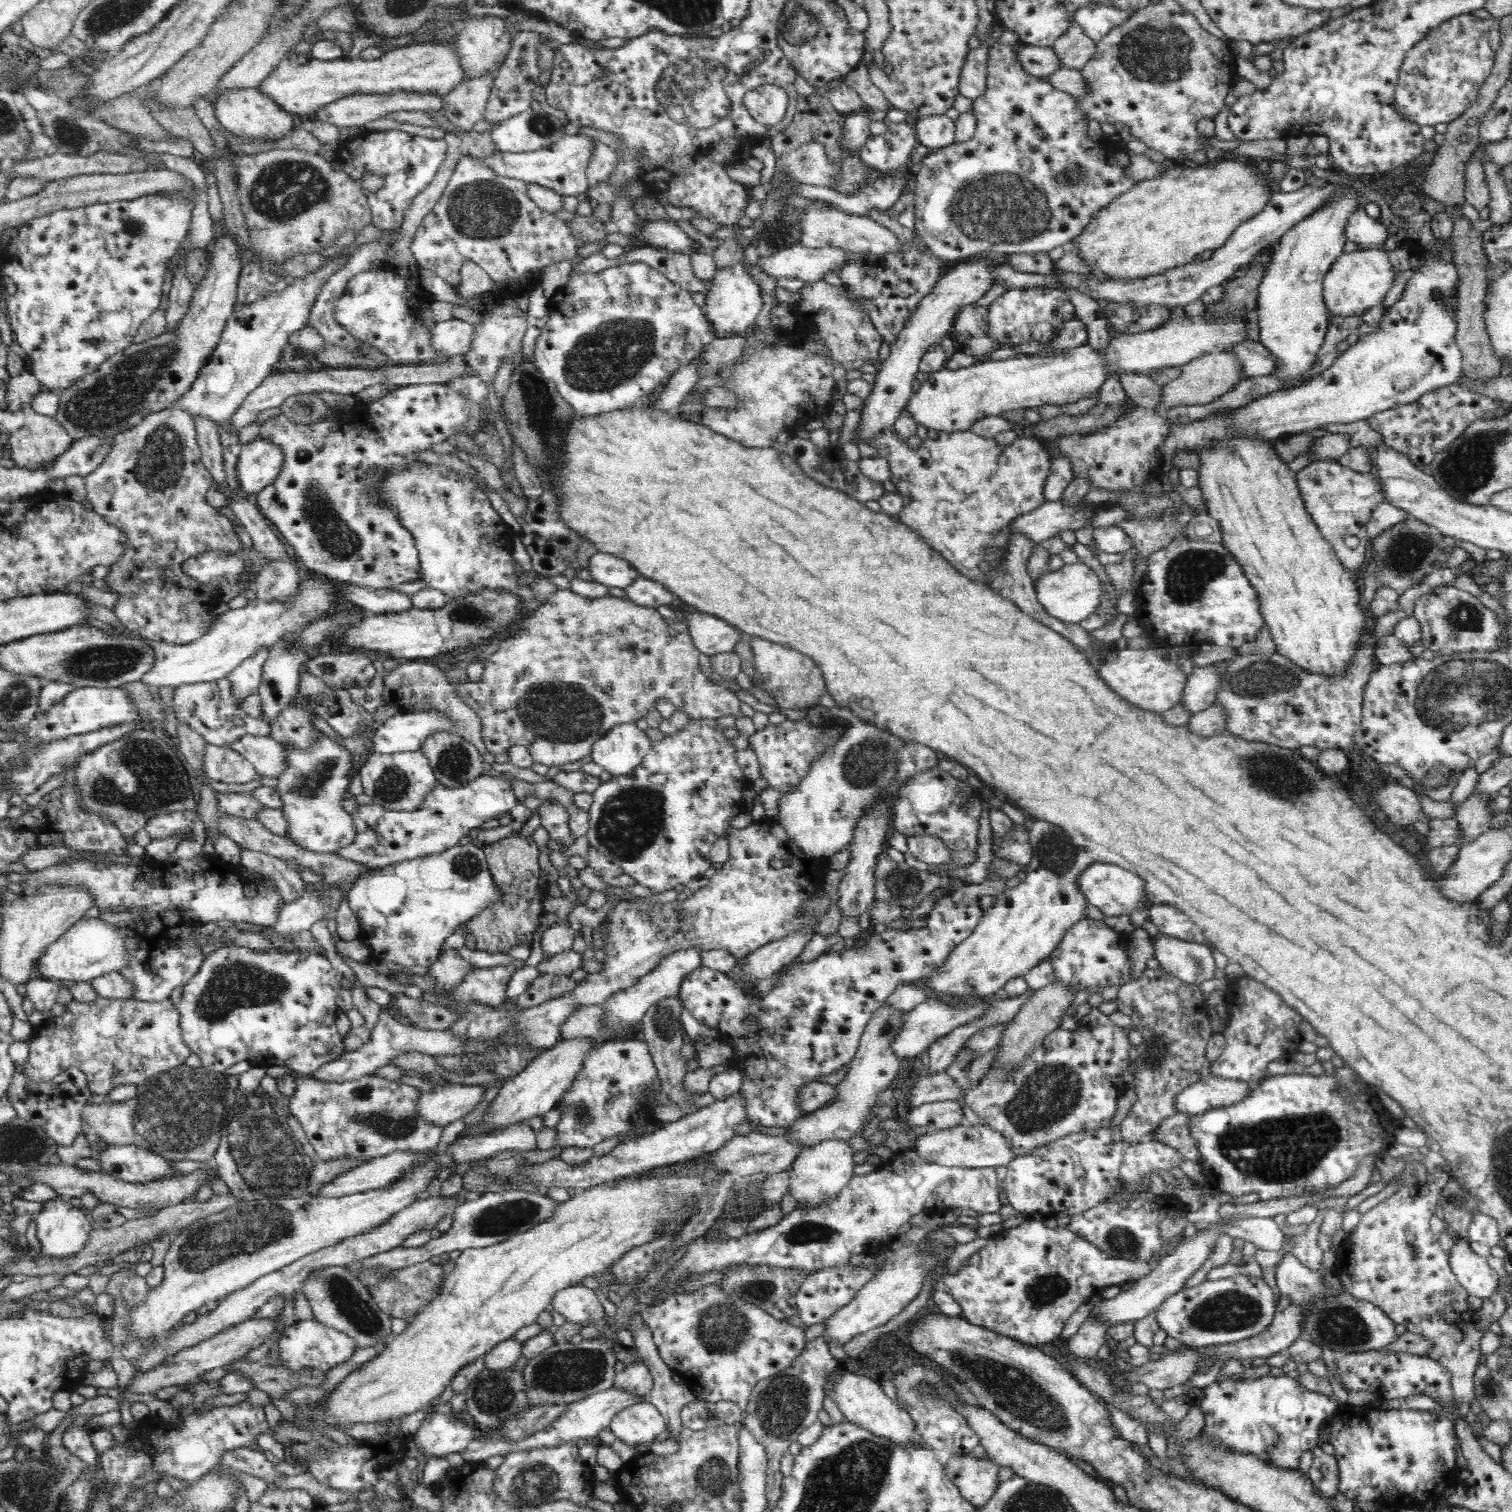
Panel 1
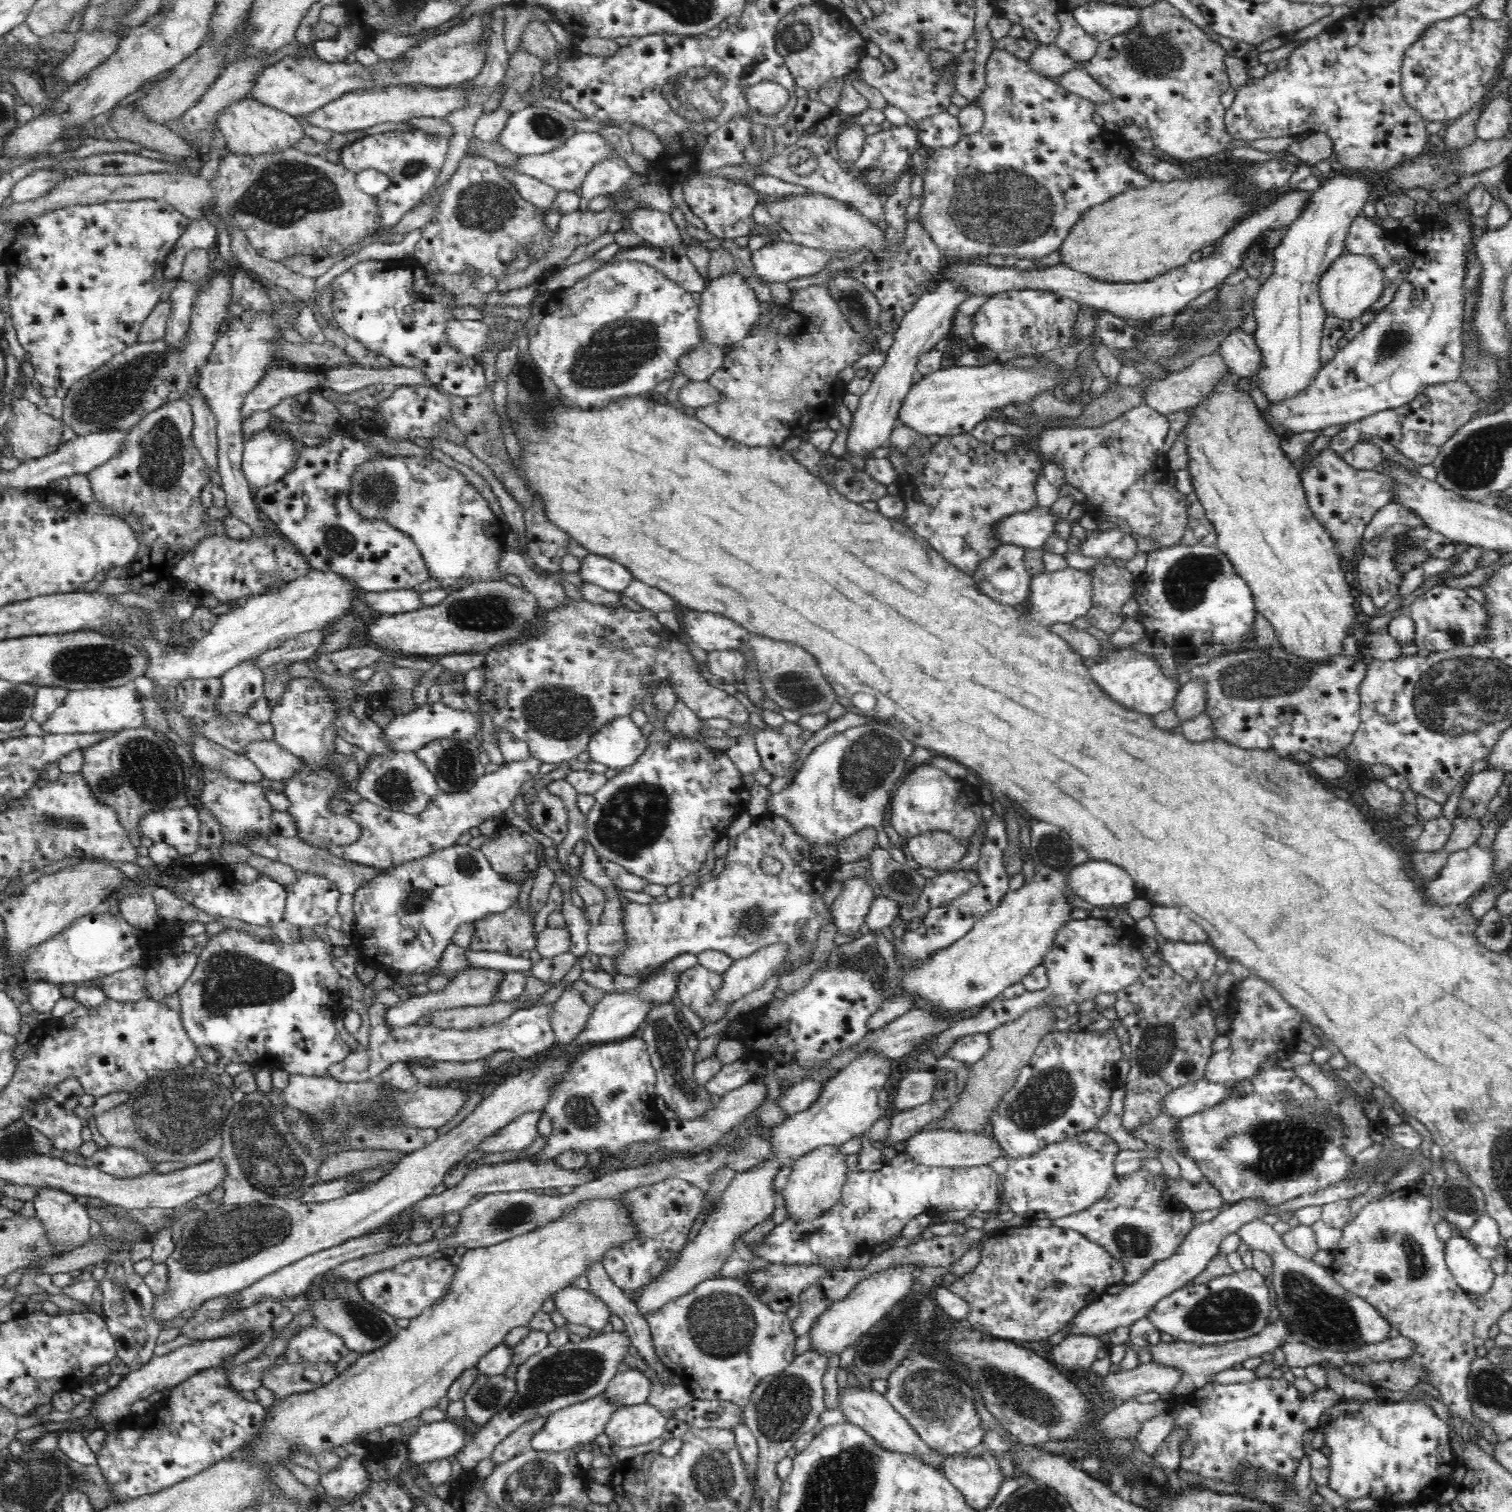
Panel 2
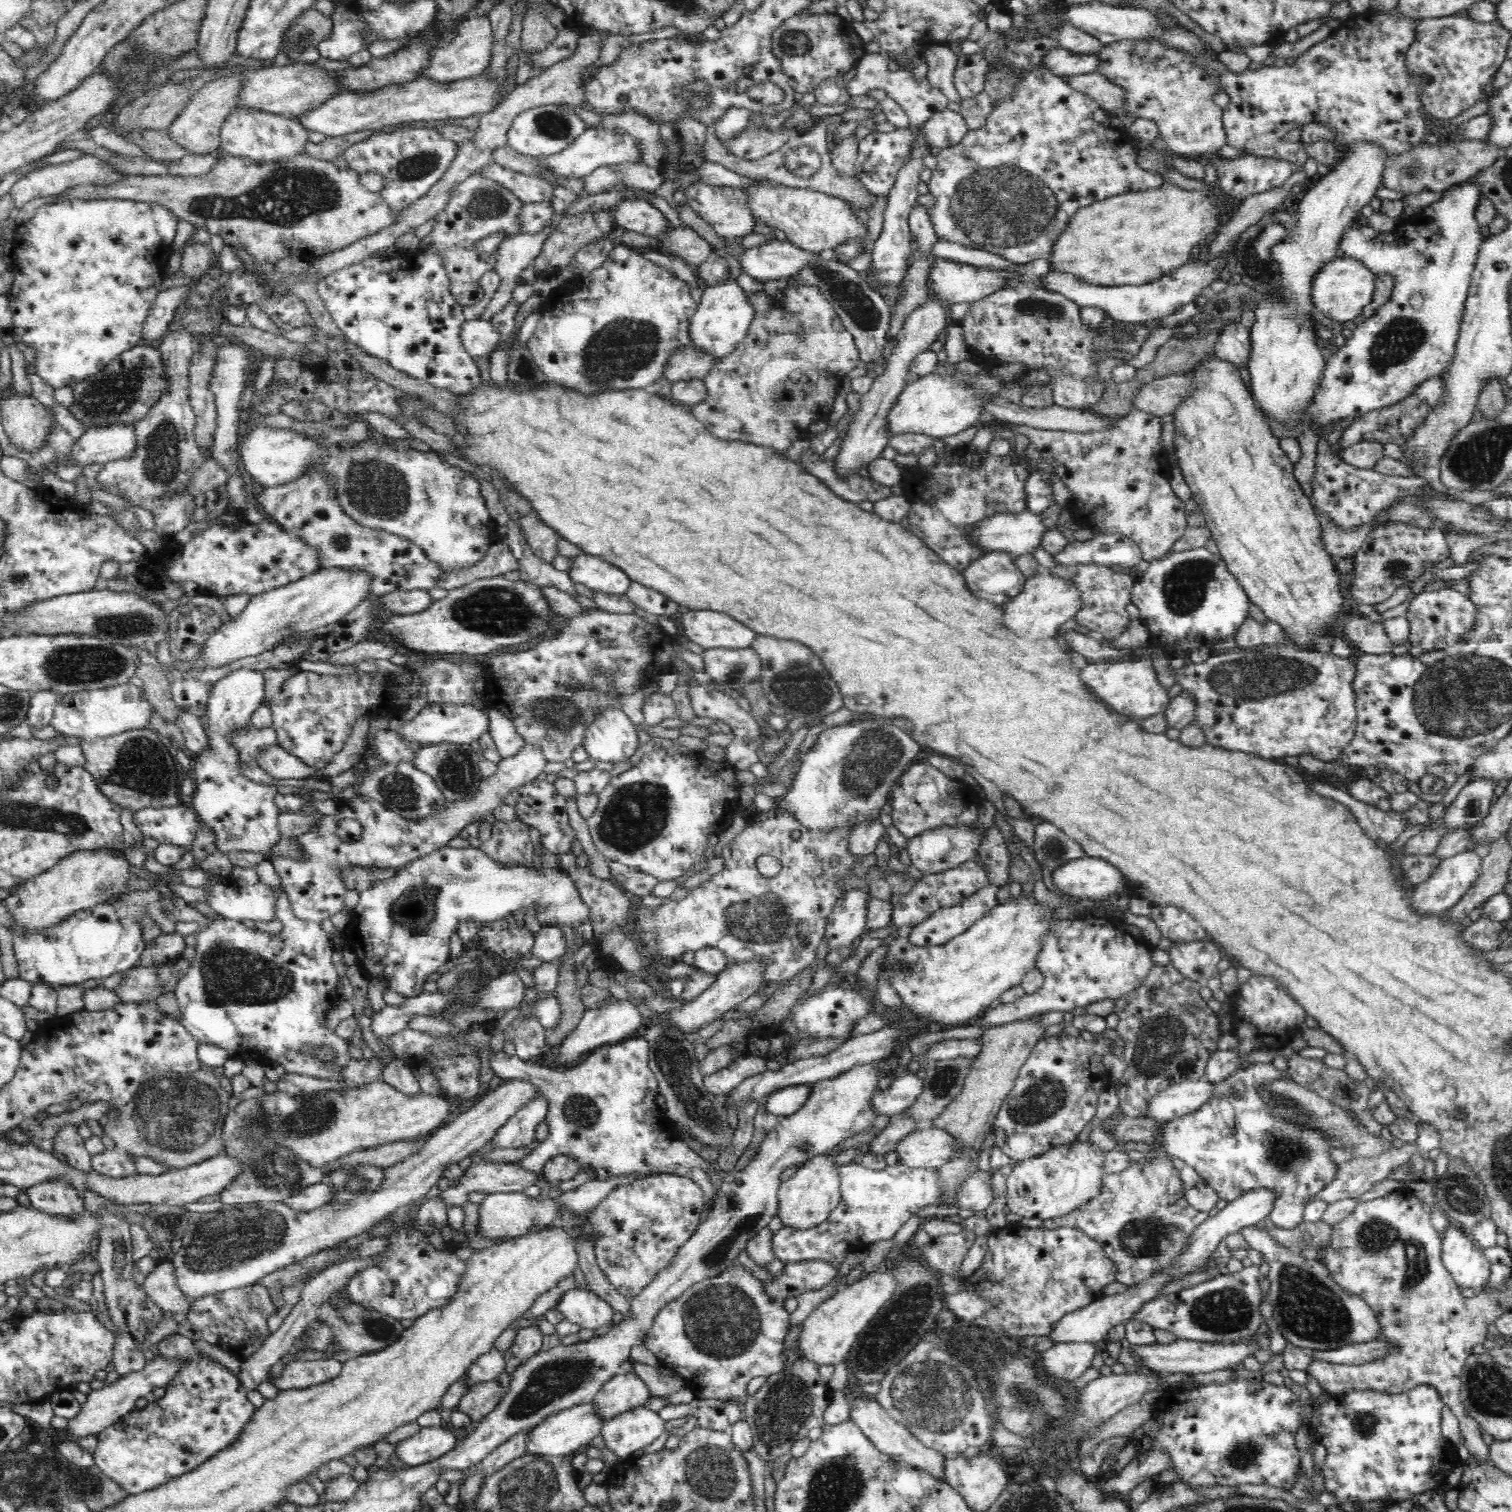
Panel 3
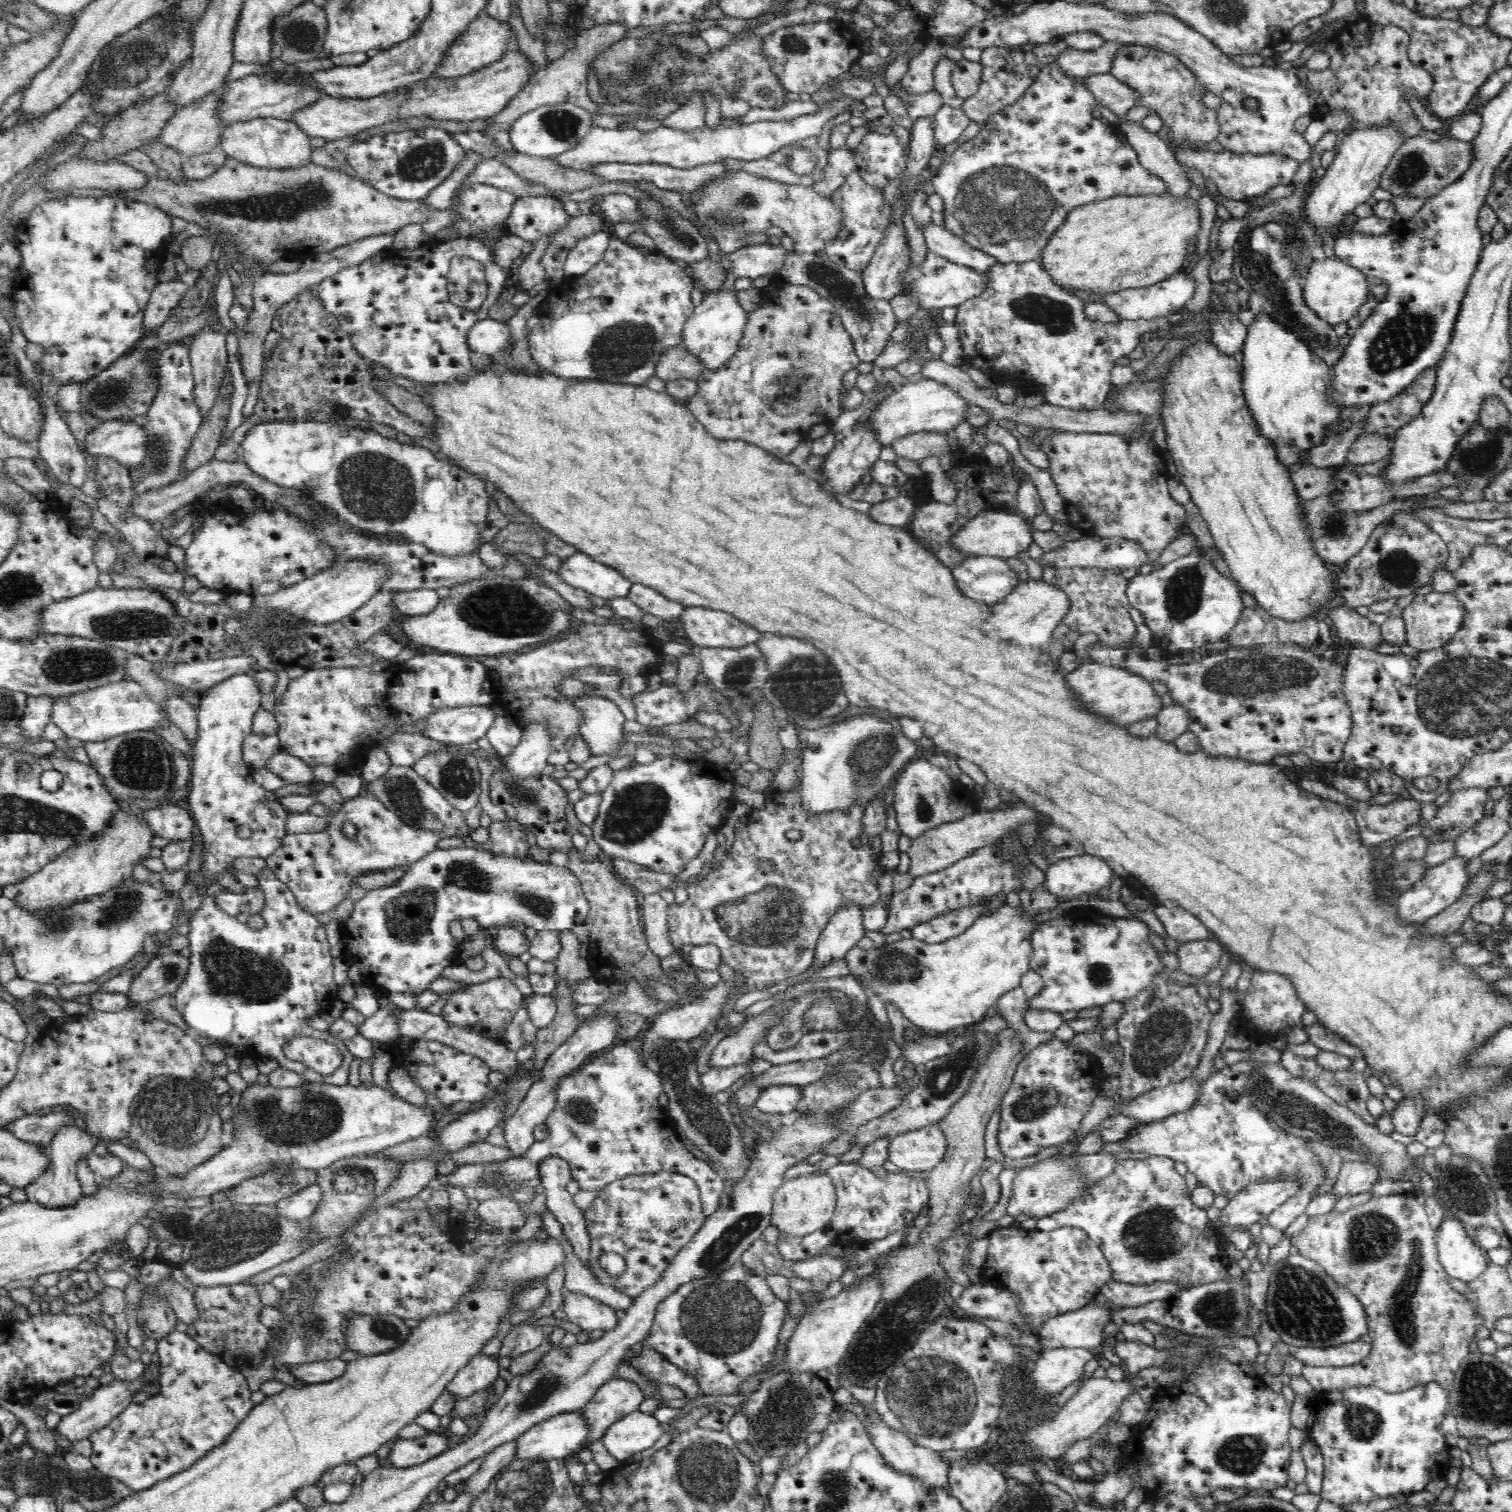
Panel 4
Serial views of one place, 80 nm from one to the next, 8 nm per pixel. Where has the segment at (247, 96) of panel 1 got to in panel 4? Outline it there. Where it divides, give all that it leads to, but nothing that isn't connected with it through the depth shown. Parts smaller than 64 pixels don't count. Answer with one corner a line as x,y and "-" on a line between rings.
250,117
228,123
221,136
221,148
232,158
260,167
297,167
311,161
310,136
294,120
280,117

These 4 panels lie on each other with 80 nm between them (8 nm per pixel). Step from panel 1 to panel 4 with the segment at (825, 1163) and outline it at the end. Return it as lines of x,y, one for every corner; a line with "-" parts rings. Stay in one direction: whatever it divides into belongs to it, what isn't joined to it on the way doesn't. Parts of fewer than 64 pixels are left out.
820,1169
804,1174
800,1178
784,1180
774,1194
772,1223
780,1229
780,1232
790,1236
802,1236
816,1232
826,1226
833,1217
836,1200
834,1181
828,1173

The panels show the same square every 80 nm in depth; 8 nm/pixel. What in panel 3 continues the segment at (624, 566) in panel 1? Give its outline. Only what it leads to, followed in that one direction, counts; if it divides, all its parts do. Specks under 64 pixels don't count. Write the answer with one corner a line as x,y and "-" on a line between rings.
586,553
572,559
568,574
575,583
612,594
625,594
632,581
615,564

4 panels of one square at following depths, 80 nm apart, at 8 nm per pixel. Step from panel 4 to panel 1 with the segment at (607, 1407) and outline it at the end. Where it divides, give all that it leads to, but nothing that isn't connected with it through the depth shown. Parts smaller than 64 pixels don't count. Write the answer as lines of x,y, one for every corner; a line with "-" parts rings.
642,1358
640,1362
636,1361
622,1372
618,1372
615,1378
617,1388
632,1392
635,1396
648,1396
654,1387
654,1382
651,1369

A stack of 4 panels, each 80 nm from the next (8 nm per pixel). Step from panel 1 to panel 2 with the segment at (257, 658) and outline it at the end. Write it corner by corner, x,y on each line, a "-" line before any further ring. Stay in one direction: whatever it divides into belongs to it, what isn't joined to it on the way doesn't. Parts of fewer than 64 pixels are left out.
254,659
242,661
220,676
223,685
223,698
220,711
246,713
254,700
260,699
264,692
262,667

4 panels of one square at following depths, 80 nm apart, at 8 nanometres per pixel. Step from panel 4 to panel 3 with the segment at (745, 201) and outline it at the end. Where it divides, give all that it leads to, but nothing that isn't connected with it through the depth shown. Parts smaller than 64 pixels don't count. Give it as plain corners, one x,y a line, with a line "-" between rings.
750,186
751,210
756,224
768,224
783,230
788,240
813,253
835,250
840,244
864,242
868,238
868,225
860,221
853,208
843,200
810,189
772,186

